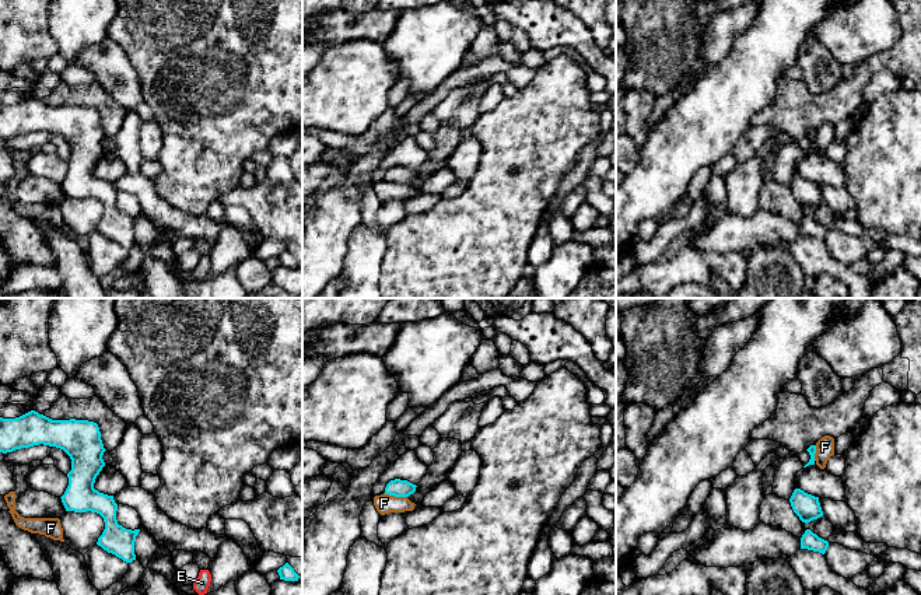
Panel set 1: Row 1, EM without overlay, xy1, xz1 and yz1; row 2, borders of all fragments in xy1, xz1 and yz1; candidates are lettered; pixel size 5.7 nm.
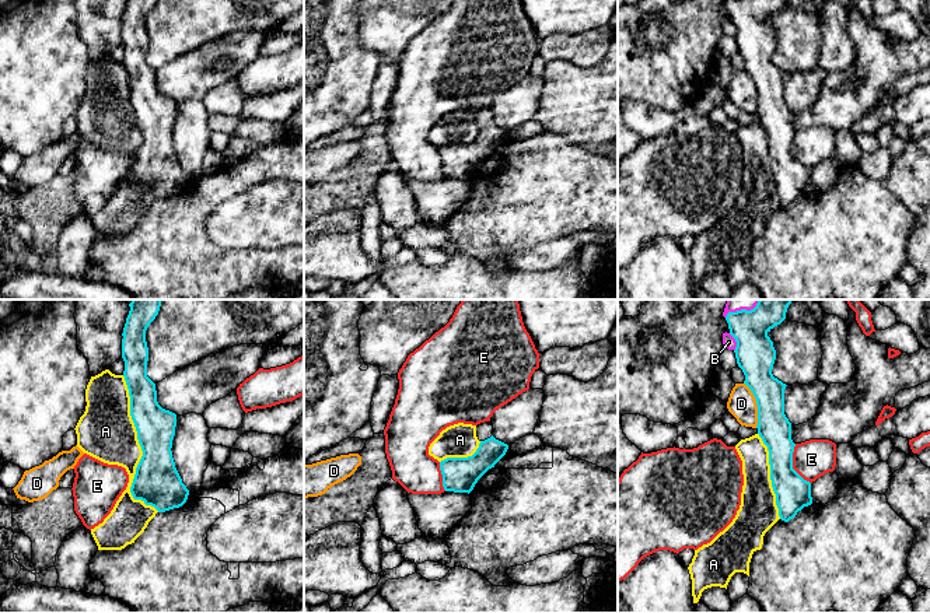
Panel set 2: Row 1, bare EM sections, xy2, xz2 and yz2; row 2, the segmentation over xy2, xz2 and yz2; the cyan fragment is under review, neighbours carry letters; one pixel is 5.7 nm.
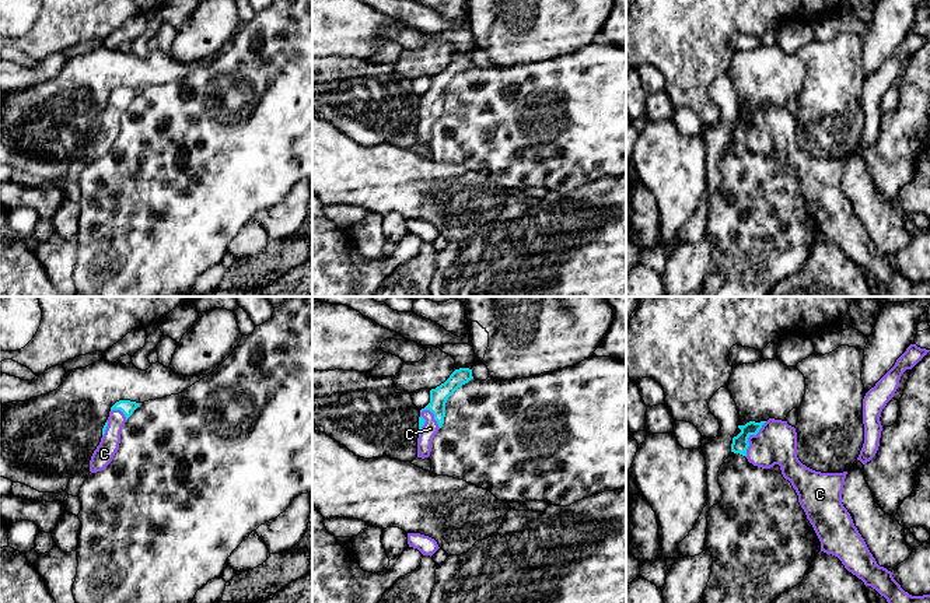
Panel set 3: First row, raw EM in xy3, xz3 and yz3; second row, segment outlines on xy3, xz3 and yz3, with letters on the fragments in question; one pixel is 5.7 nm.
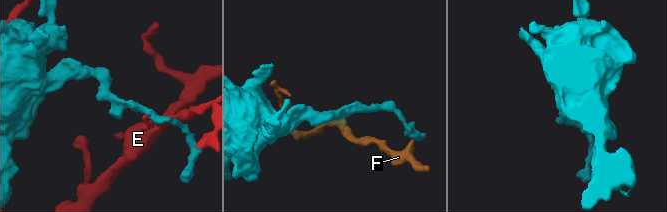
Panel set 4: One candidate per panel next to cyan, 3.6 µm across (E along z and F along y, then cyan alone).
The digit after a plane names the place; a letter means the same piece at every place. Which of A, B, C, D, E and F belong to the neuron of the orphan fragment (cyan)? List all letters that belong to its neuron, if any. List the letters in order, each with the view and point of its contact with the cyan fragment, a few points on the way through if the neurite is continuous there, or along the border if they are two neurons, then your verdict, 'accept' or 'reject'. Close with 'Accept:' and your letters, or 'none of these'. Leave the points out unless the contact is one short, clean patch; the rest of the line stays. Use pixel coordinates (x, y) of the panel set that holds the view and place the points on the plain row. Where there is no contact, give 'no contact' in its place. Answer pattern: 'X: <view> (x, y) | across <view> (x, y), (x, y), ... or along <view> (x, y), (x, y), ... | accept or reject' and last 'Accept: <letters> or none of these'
A: xy2 (142, 136) | reject
B: yz2 (736, 27) | along yz2 (729, 20), (736, 28), (734, 37) | reject
C: xz3 (425, 107) | across xz3 (439, 83), (420, 100), (425, 107), (430, 115) | accept
D: yz2 (757, 91) | along yz2 (744, 69), (755, 86), (757, 114) | reject
E: yz2 (792, 151) | reject
F: xz1 (395, 182) | reject
Accept: C

